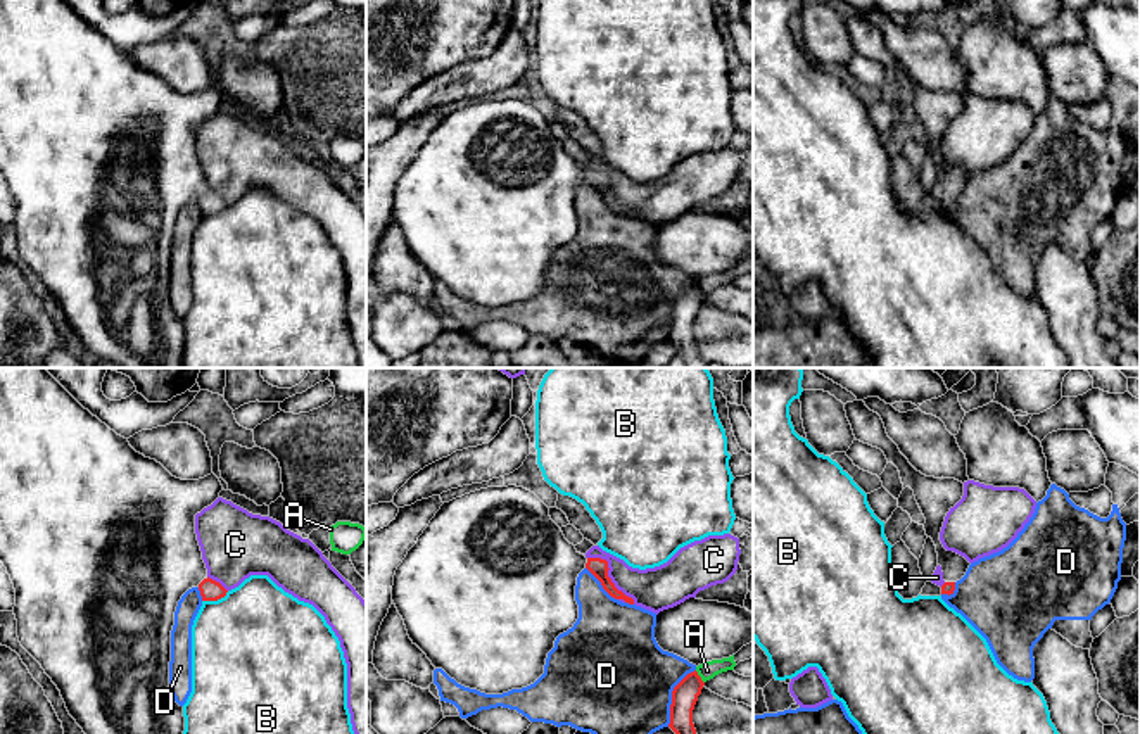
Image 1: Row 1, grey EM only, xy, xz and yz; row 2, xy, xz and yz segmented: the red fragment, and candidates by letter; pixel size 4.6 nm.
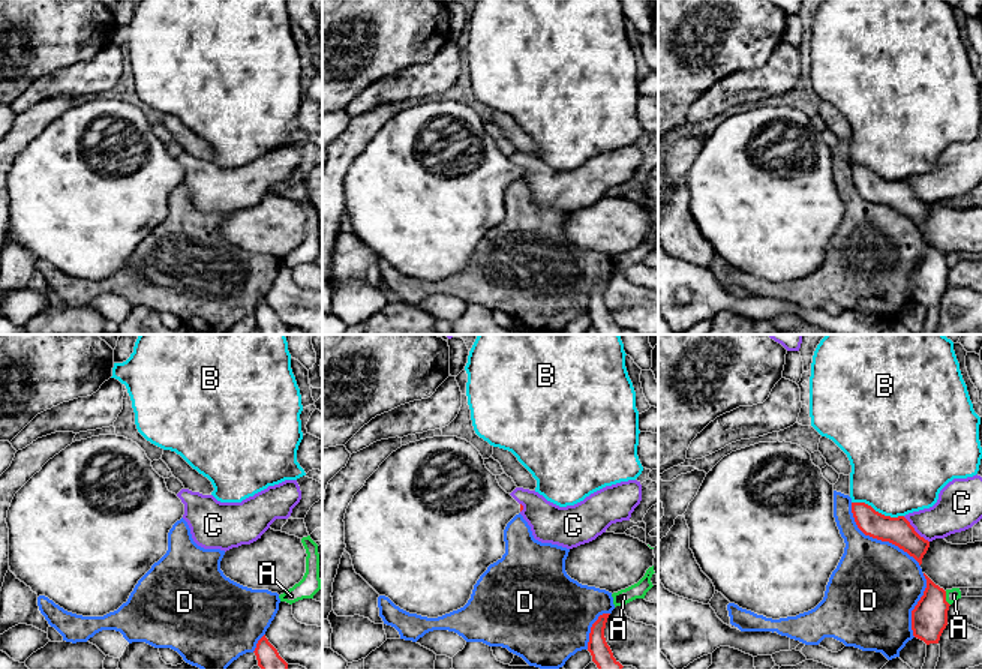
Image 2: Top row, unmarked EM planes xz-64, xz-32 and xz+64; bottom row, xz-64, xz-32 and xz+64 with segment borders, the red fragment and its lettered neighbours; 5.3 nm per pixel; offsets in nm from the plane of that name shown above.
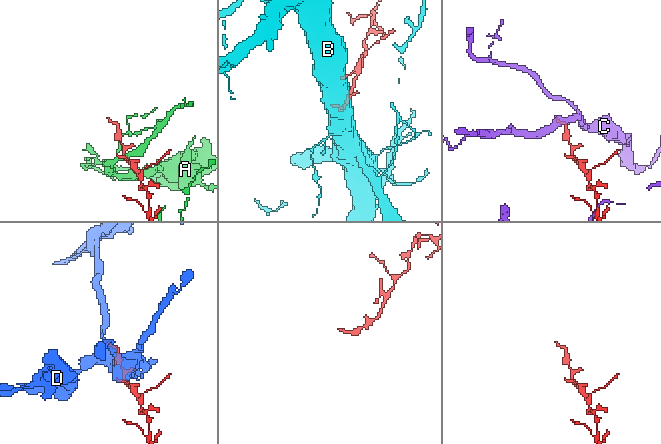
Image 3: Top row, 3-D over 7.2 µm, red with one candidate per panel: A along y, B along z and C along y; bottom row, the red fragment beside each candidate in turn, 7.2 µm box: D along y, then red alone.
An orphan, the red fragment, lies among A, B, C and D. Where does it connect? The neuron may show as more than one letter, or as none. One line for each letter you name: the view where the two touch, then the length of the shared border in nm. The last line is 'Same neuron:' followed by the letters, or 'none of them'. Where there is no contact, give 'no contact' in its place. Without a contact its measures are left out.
Same neuron: none of them

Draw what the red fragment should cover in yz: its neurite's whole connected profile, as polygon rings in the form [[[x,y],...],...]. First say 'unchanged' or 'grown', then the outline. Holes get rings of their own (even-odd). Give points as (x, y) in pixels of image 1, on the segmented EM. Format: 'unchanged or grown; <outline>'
grown; [[[864,401],[846,402],[845,411],[855,439],[881,449],[888,463],[898,468],[903,489],[910,487],[914,490],[915,501],[926,518],[926,535],[936,546],[938,565],[941,566],[945,580],[941,594],[953,594],[955,582],[966,575],[971,563],[964,556],[947,551],[940,541],[940,532],[947,513],[964,496],[964,484],[955,478],[934,478],[917,471],[888,437],[881,416],[871,411]]]

